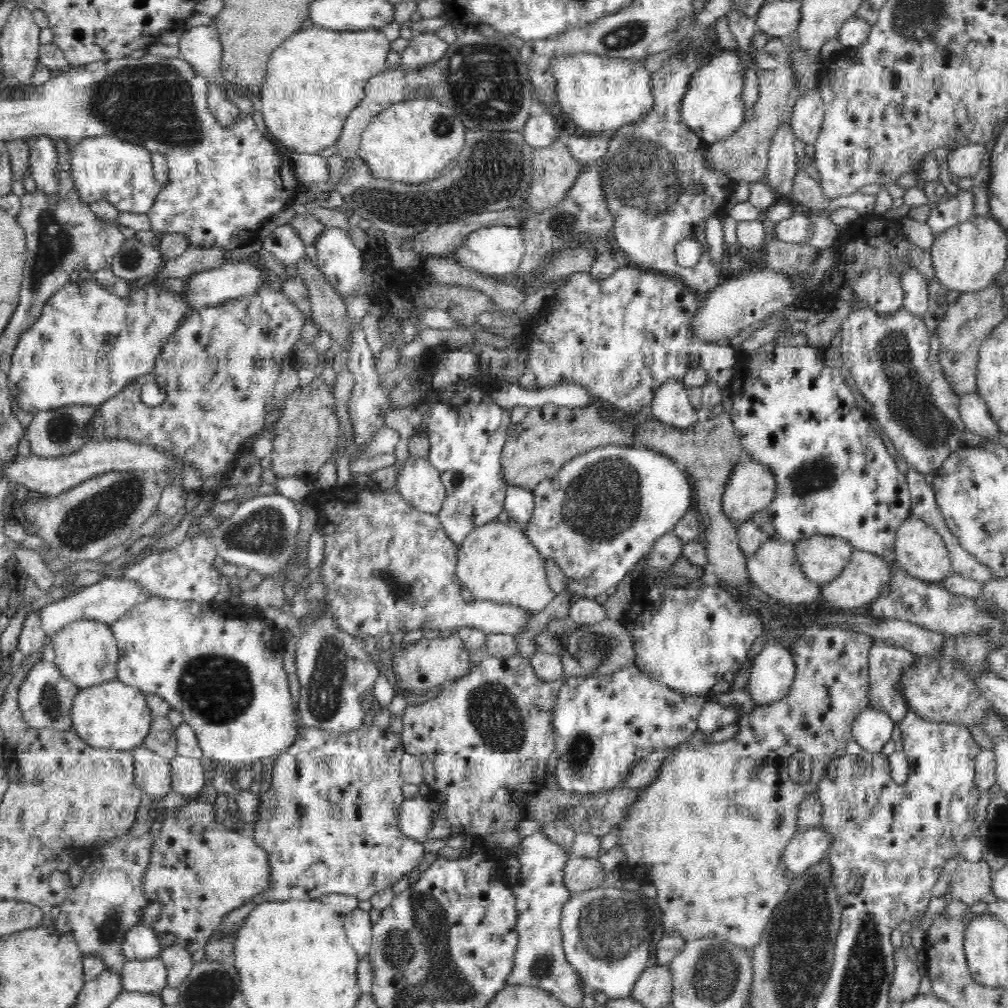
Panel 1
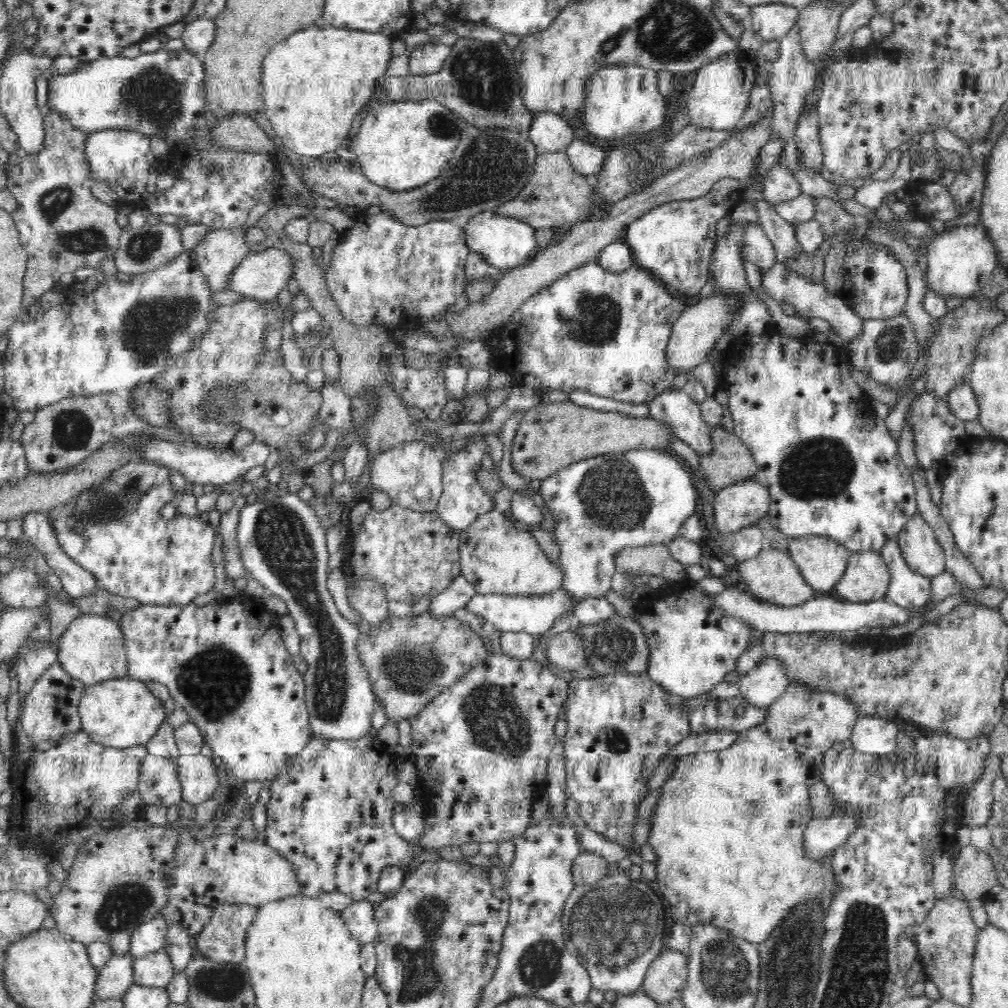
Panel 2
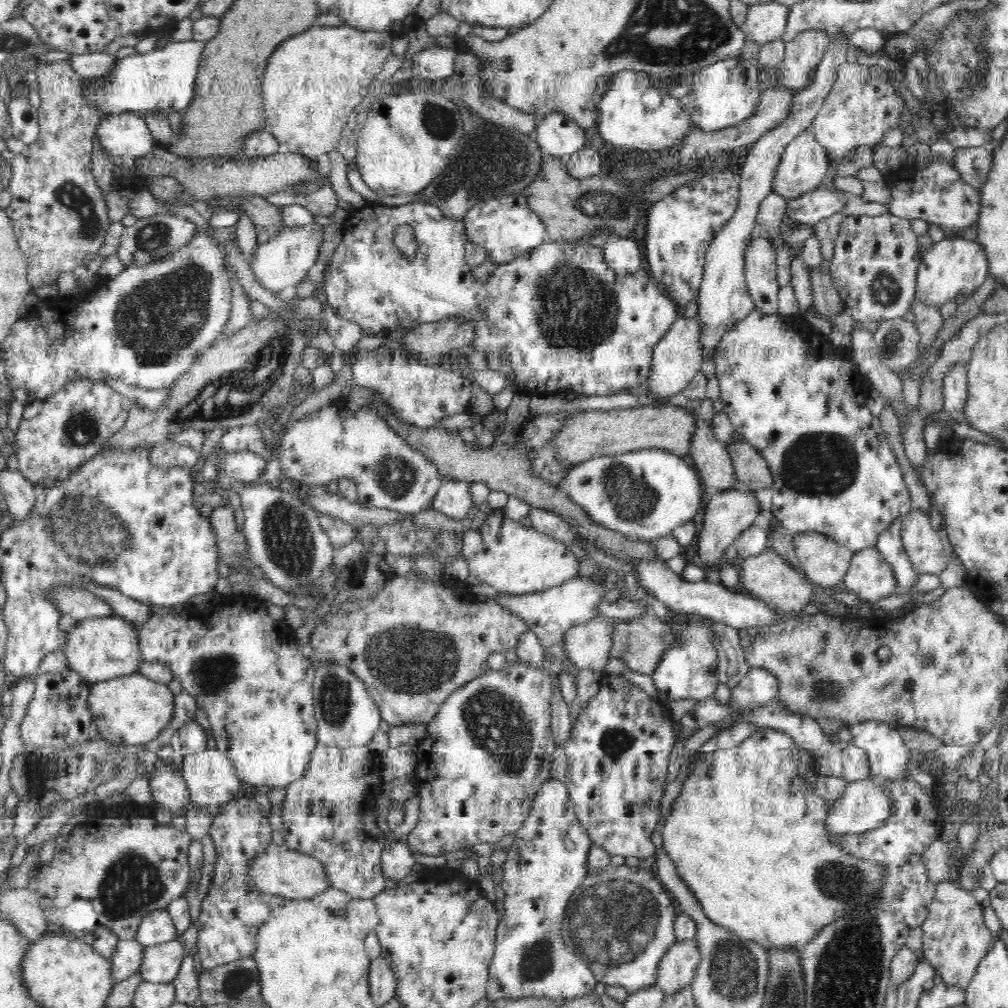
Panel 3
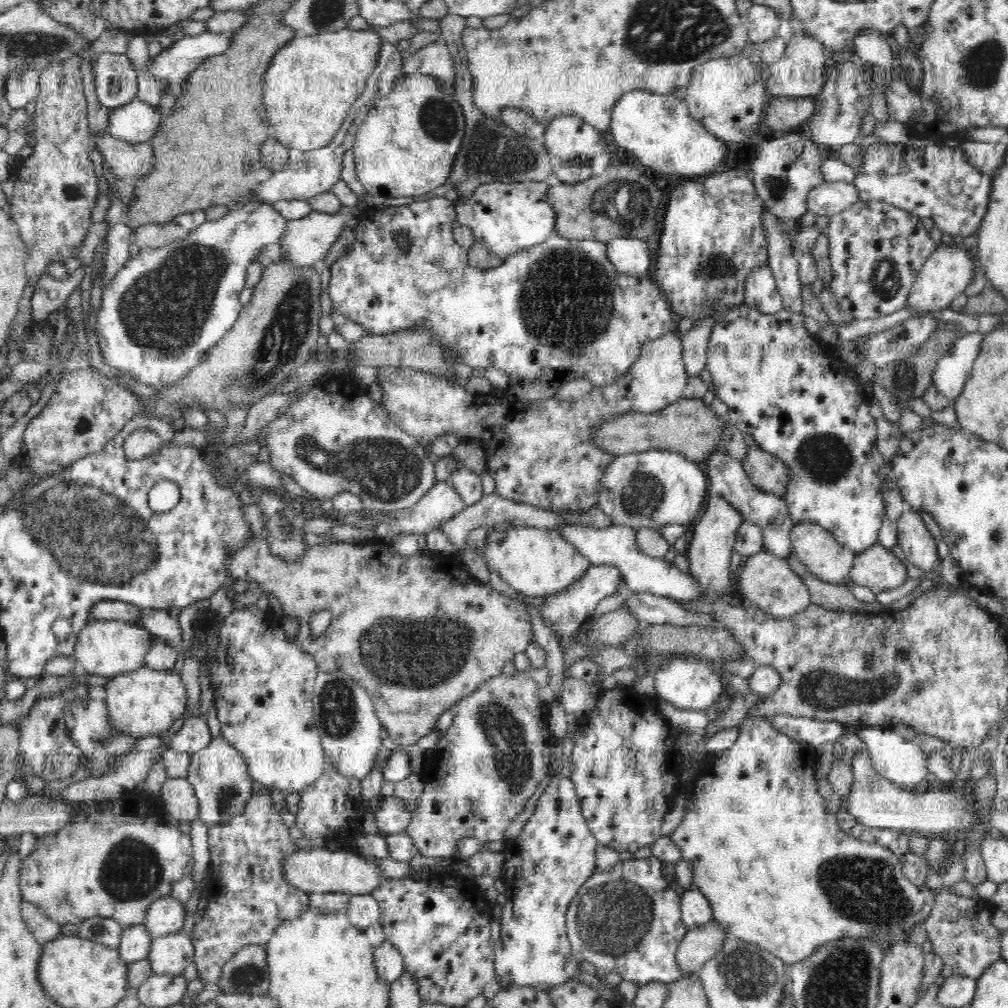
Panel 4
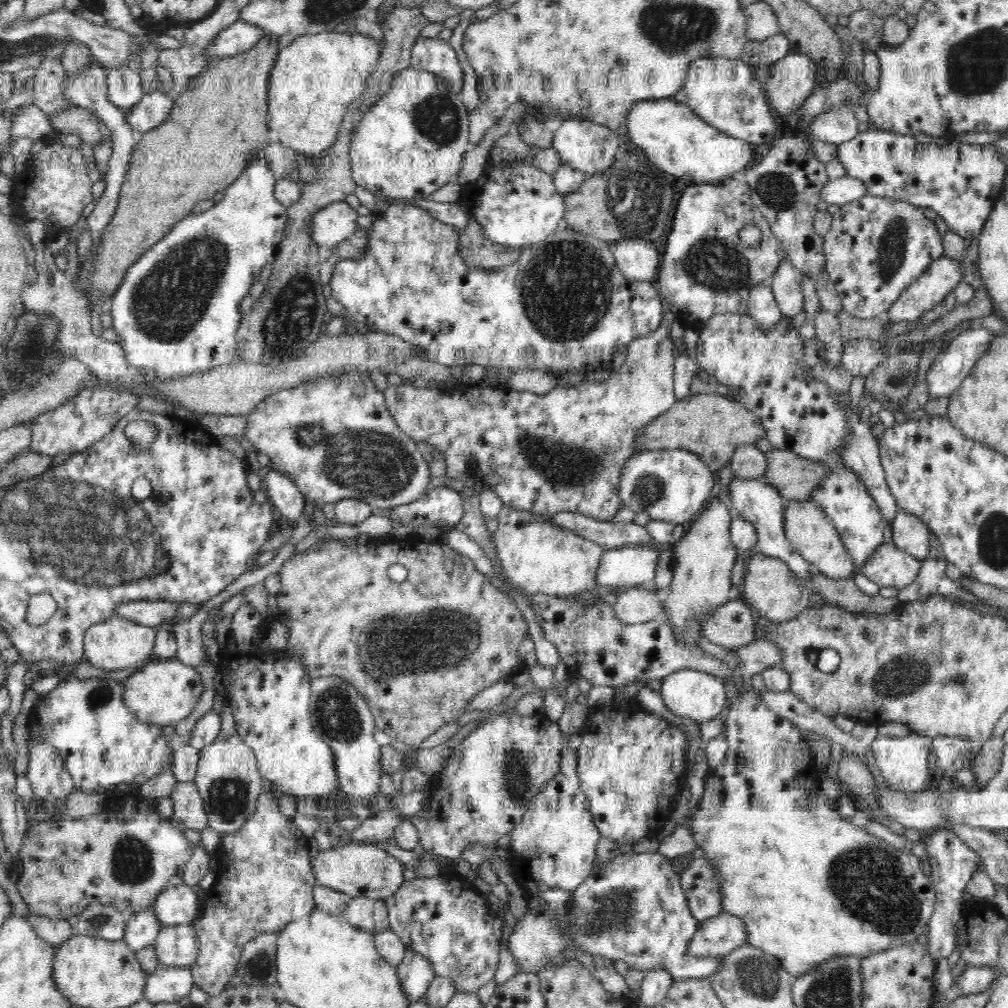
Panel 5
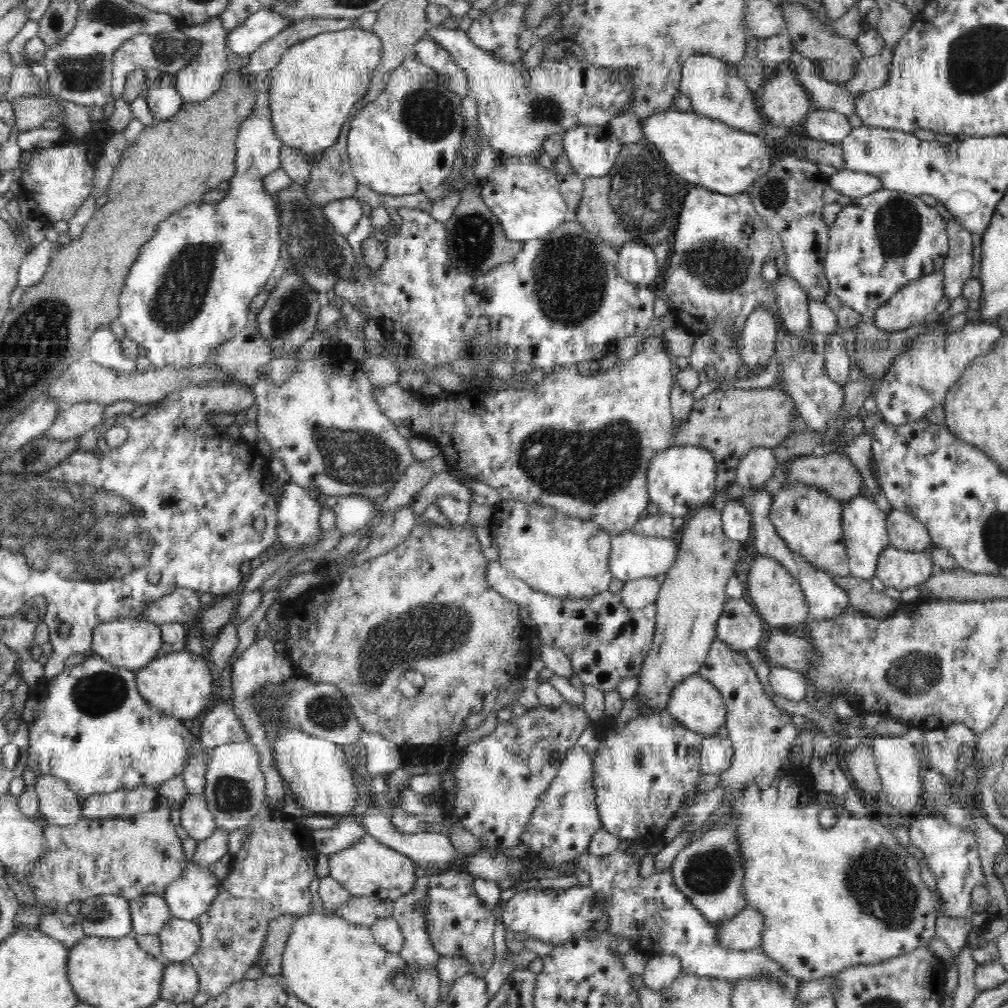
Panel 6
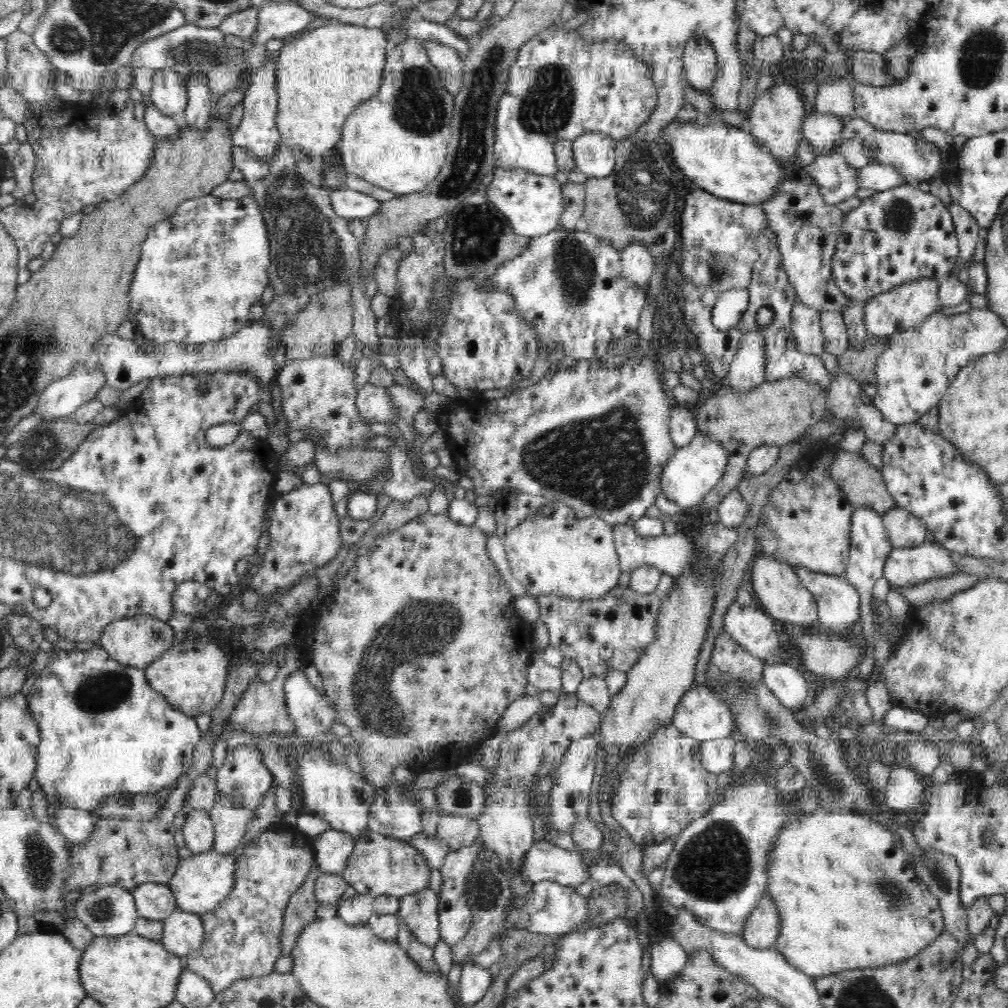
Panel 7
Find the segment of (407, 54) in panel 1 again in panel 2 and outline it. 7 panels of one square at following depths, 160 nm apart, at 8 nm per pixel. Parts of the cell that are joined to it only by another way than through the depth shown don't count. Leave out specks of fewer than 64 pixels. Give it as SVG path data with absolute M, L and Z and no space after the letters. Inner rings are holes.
M438 42L416 47L409 55L410 75L427 75L438 72L451 54L451 47L440 46Z

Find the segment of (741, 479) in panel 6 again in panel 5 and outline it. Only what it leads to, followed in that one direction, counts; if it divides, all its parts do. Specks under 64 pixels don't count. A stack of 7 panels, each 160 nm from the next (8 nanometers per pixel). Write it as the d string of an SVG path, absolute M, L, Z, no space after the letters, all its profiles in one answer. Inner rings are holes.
M743 444L736 447L731 458L732 476L742 480L763 478L766 470L765 453L753 444Z

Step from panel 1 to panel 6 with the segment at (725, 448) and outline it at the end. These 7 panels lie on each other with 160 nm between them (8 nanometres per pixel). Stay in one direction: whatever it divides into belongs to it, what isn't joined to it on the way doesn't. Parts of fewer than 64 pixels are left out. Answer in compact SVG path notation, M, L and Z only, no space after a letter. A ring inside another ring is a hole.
M835 452L792 459L786 482L815 486L840 502L868 496L855 465L847 456Z

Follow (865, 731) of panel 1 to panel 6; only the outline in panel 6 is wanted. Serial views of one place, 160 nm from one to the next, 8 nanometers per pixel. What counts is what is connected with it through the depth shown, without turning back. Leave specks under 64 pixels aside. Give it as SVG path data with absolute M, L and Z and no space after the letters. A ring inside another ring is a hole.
M909 729L903 735L876 737L869 750L881 779L881 787L886 791L888 803L904 812L913 810L923 790L920 772L927 765L924 730Z

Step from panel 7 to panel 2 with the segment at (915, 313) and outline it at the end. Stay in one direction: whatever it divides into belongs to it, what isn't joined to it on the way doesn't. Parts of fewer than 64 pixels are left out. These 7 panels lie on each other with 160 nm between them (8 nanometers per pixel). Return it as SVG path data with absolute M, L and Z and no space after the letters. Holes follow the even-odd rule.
M981 224L959 226L949 232L937 233L927 245L927 272L924 277L930 291L944 298L960 297L971 298L990 283L990 278L996 267L999 266L996 247L990 235Z

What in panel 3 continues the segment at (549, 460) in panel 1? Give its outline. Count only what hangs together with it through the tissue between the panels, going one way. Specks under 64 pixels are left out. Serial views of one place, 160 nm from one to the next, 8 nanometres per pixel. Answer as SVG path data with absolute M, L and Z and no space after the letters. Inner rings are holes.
M645 405L627 409L588 410L572 413L560 434L553 438L555 459L570 464L599 456L614 456L640 449L660 448L676 456L688 458L691 440L696 432L696 413L676 405Z

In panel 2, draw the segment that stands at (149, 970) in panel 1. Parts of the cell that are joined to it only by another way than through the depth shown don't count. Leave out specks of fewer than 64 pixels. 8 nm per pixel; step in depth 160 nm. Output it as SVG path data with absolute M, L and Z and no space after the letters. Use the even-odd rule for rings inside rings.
M163 949L135 958L132 962L133 984L144 987L165 988L174 978L175 968Z

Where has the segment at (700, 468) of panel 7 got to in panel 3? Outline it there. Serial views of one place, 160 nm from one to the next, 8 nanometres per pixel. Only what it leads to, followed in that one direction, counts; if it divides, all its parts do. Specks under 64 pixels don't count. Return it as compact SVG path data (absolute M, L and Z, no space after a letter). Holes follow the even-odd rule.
M660 448L599 456L576 463L556 487L574 504L581 506L596 524L619 532L632 540L647 542L660 536L668 536L676 526L692 520L700 508L702 498L701 478L691 461Z

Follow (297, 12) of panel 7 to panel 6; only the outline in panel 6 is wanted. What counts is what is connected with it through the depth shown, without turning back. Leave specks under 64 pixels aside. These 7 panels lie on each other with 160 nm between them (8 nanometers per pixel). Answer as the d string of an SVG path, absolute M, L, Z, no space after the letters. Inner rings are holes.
M261 7L258 12L251 14L238 28L227 31L227 46L230 52L240 57L248 57L256 52L260 45L273 36L279 35L290 26L285 16Z

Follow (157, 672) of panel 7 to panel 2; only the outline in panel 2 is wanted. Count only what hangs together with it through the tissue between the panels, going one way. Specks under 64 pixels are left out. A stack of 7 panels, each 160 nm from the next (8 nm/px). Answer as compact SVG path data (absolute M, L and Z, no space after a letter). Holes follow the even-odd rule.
M126 676L87 686L80 699L79 715L81 728L92 742L112 748L130 748L145 745L156 734L158 727L165 721L165 708L164 703L150 691L146 683Z

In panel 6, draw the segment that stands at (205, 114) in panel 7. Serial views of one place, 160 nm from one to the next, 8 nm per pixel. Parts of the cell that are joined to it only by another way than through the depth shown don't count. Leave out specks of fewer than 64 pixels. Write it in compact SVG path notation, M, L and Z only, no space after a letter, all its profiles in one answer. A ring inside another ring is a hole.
M220 15L210 19L206 23L183 27L183 33L190 39L199 42L200 48L192 62L181 68L173 76L175 88L184 101L199 103L218 92L221 86L223 74L229 69L226 58L226 35L224 23Z

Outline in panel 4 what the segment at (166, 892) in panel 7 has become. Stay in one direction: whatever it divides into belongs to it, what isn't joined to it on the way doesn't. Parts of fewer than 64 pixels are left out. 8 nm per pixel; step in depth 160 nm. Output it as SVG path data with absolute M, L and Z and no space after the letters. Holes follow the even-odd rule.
M136 924L123 930L119 948L121 959L124 964L138 962L147 958L153 938L148 934L143 924Z

